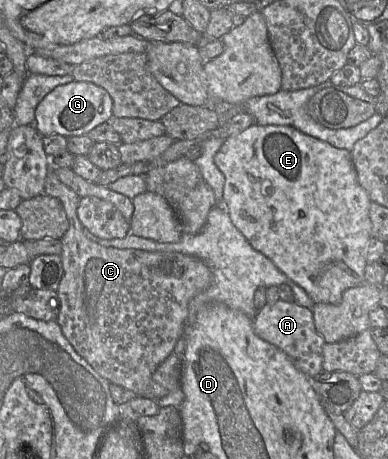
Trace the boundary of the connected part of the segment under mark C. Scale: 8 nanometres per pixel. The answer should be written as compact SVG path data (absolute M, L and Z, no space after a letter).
M52 168L46 177L44 194L61 202L69 222L69 228L61 238L60 257L64 274L56 291L60 300L56 321L75 351L101 377L133 391L137 397L144 397L157 367L172 354L177 342L183 339L189 302L209 288L212 273L206 263L197 257L181 253L109 248L89 240L77 215L80 197L58 179Z

